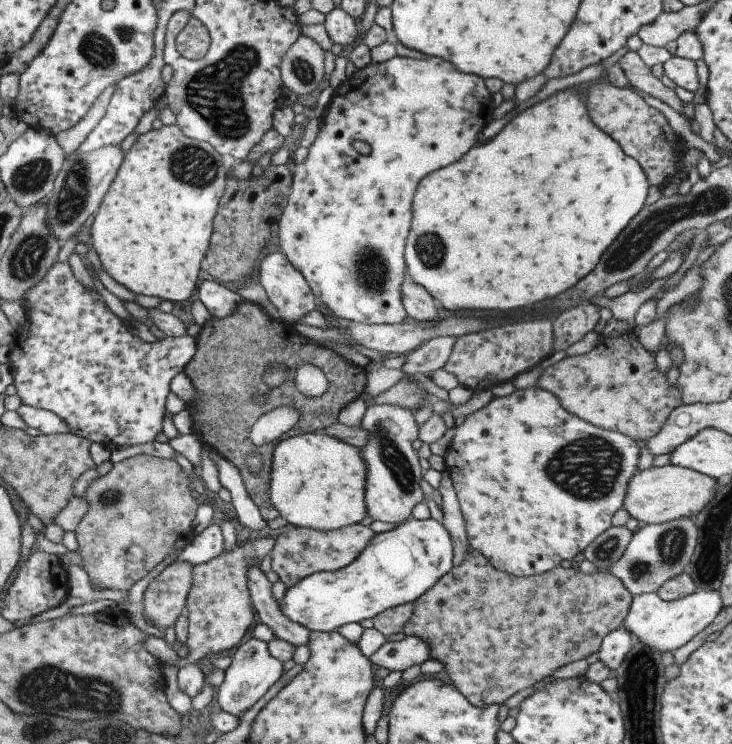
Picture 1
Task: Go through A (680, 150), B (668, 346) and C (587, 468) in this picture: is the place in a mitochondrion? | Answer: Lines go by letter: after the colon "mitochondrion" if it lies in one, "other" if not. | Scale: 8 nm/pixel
A: other
B: other
C: mitochondrion

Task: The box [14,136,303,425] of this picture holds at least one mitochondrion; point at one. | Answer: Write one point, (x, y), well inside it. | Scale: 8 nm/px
(74, 197)

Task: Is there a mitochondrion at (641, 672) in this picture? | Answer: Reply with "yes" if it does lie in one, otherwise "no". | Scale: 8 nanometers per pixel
yes

